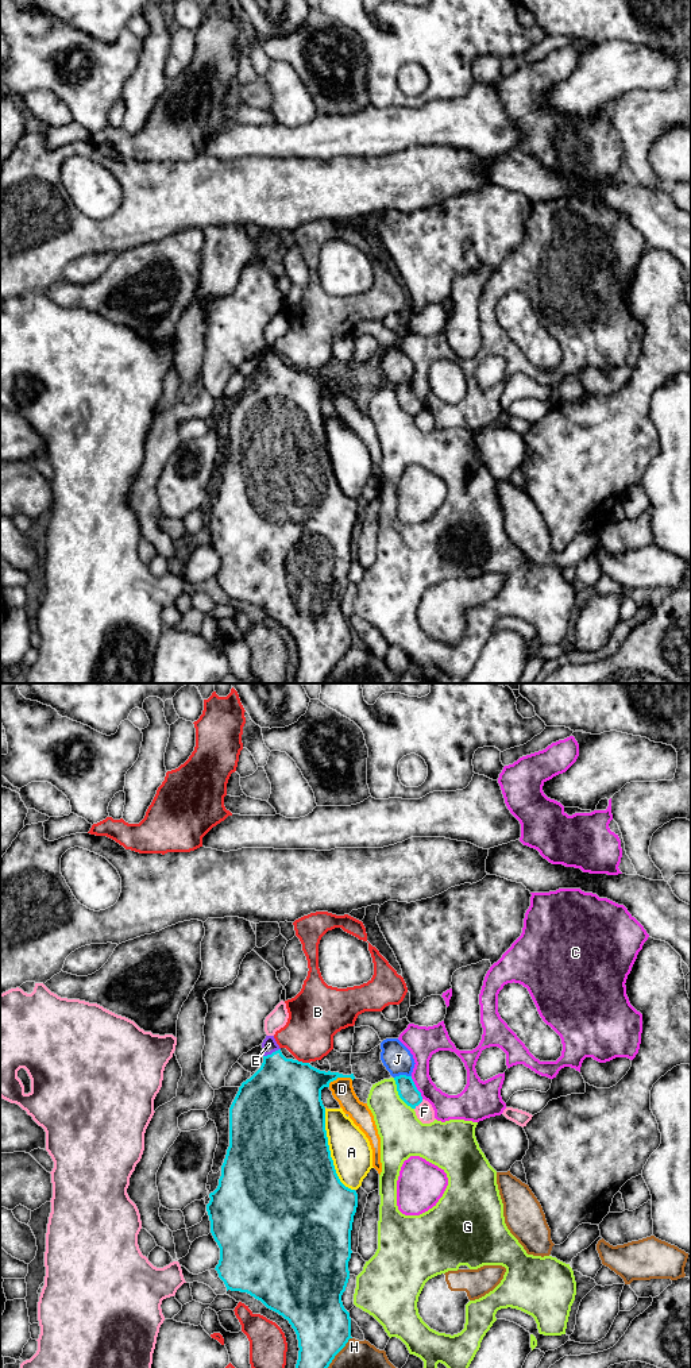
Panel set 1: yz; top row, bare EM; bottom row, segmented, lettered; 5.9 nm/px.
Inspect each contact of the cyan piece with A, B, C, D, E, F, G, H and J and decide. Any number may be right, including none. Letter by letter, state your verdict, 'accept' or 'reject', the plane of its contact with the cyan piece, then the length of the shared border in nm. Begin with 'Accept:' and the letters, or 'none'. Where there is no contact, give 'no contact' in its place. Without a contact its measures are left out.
Accept: E
A: reject; meets cyan in yz; contact 550 nm long
B: reject; meets cyan in yz; contact 80 nm long
C: reject; meets cyan in yz; contact 150 nm long
D: reject; meets cyan in yz; contact 160 nm long
E: accept; meets cyan in yz; contact 120 nm long
F: reject; meets cyan in yz; contact 80 nm long
G: reject; meets cyan in yz; contact 220 nm long
H: reject; meets cyan in yz; contact 240 nm long
J: reject; meets cyan in yz; contact 110 nm long

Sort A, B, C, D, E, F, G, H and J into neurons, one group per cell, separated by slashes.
A / B / C / D / E / F / G / H / J

